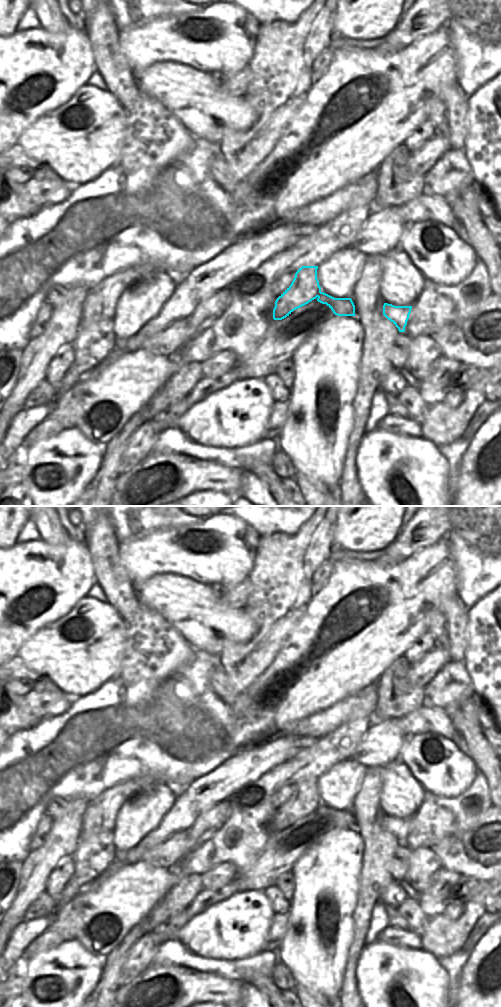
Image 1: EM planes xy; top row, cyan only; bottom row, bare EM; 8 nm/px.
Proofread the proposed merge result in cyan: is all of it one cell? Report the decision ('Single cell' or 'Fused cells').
Fused cells

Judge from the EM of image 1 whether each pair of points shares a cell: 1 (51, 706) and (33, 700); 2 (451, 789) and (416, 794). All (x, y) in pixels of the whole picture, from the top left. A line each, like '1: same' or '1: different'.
1: same
2: different

